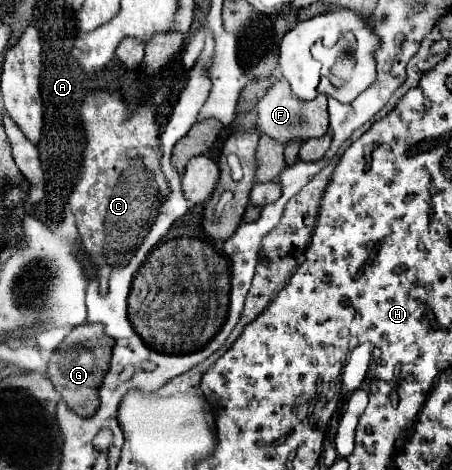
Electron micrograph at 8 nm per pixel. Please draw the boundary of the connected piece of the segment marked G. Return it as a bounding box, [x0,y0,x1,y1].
[48,323,116,417]

